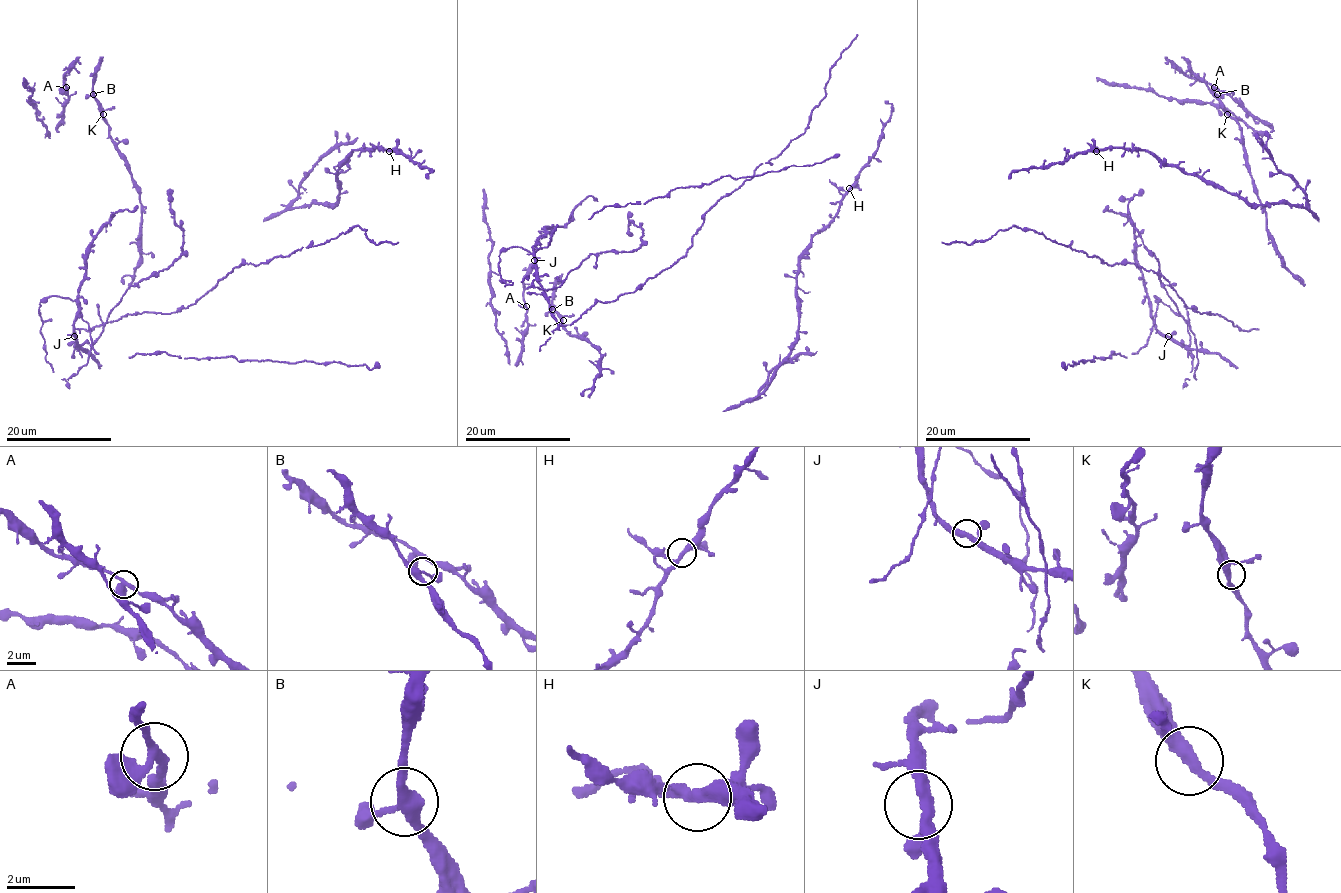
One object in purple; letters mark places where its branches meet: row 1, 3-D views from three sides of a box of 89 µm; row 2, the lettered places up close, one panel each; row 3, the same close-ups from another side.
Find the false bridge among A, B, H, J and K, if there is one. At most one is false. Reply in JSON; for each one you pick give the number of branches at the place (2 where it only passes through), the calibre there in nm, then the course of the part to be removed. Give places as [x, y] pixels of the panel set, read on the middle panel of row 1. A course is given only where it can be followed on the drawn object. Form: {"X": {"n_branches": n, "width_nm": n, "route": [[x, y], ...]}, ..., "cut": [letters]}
{"cut": []}

